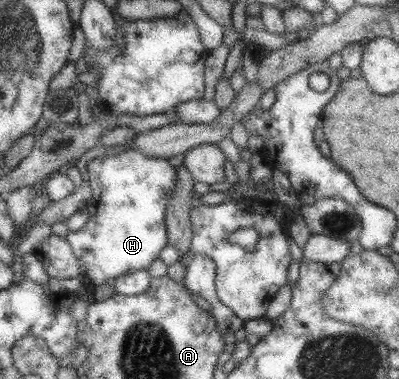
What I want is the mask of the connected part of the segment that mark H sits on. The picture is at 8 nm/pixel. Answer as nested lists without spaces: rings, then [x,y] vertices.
[[[127,148],[119,154],[103,154],[99,157],[95,157],[87,163],[87,178],[89,178],[89,185],[92,192],[92,201],[89,205],[90,212],[85,225],[76,231],[68,231],[64,236],[64,239],[70,244],[73,254],[77,257],[80,274],[82,276],[82,286],[86,288],[93,289],[97,294],[100,292],[105,292],[110,289],[113,281],[125,274],[126,272],[135,272],[136,270],[146,269],[153,260],[158,256],[158,252],[168,243],[166,239],[166,226],[164,223],[164,212],[166,207],[166,202],[172,188],[174,187],[174,178],[176,168],[171,166],[166,158],[154,157],[149,155],[144,155],[137,149]]]

